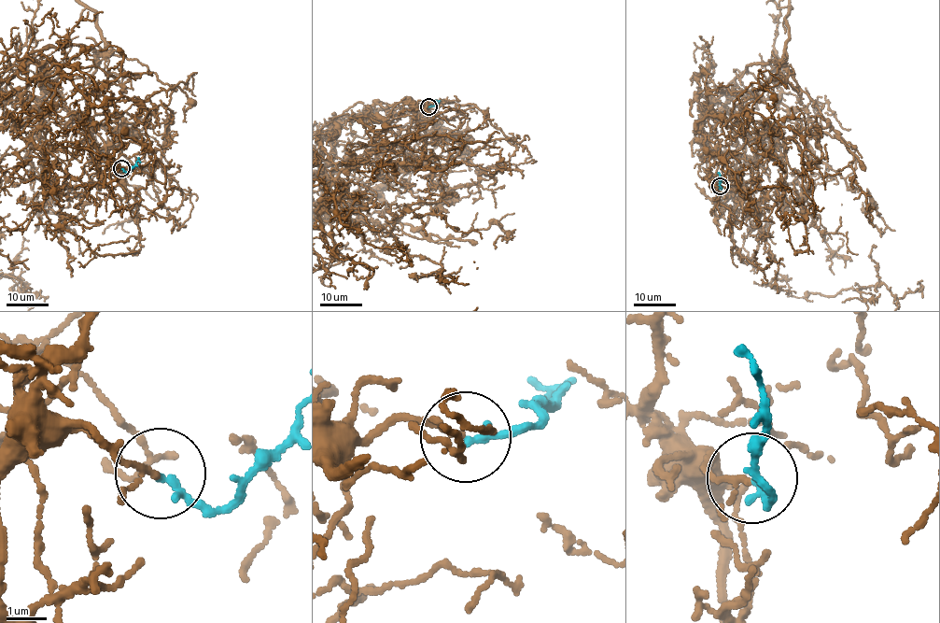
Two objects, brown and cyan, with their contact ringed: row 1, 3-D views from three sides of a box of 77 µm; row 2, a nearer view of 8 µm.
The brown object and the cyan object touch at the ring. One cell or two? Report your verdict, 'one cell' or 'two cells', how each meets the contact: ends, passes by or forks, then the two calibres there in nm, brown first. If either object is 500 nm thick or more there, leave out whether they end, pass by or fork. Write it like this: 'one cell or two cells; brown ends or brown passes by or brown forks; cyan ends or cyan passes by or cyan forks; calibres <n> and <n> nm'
one cell; brown passes by; cyan ends; calibres 100 and 180 nm

